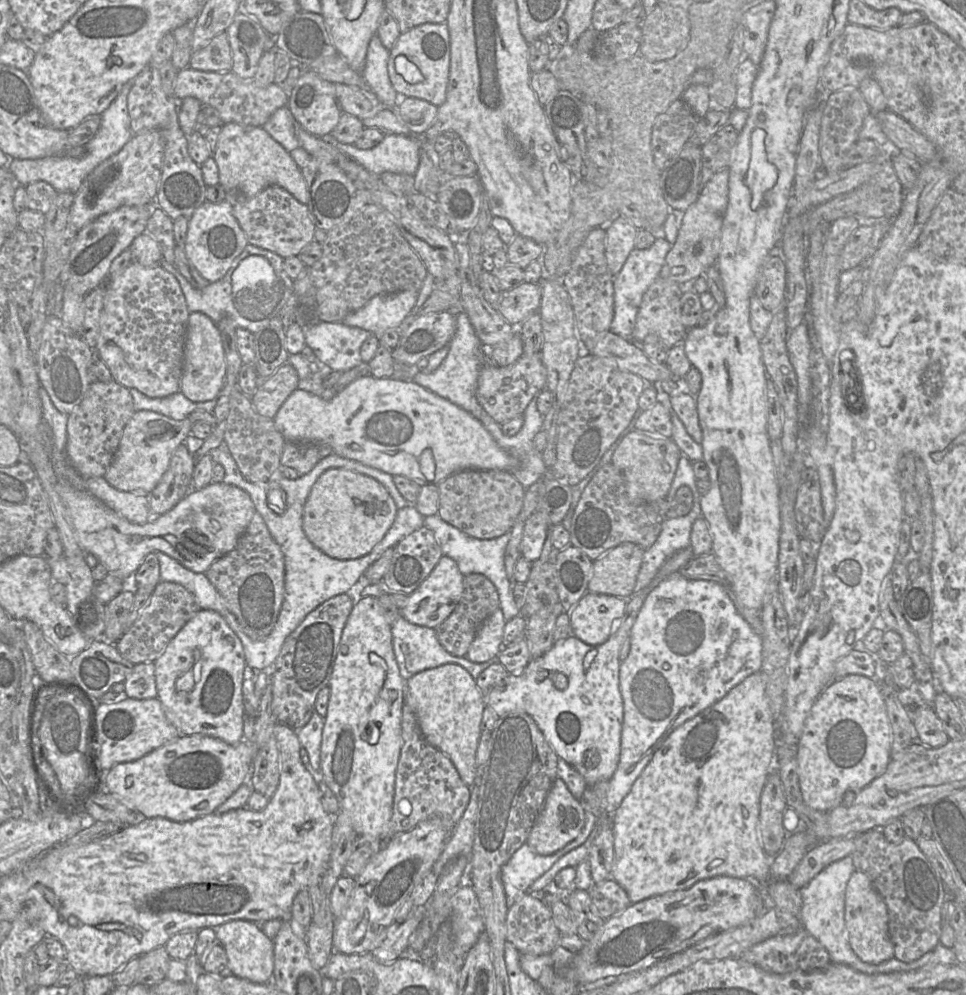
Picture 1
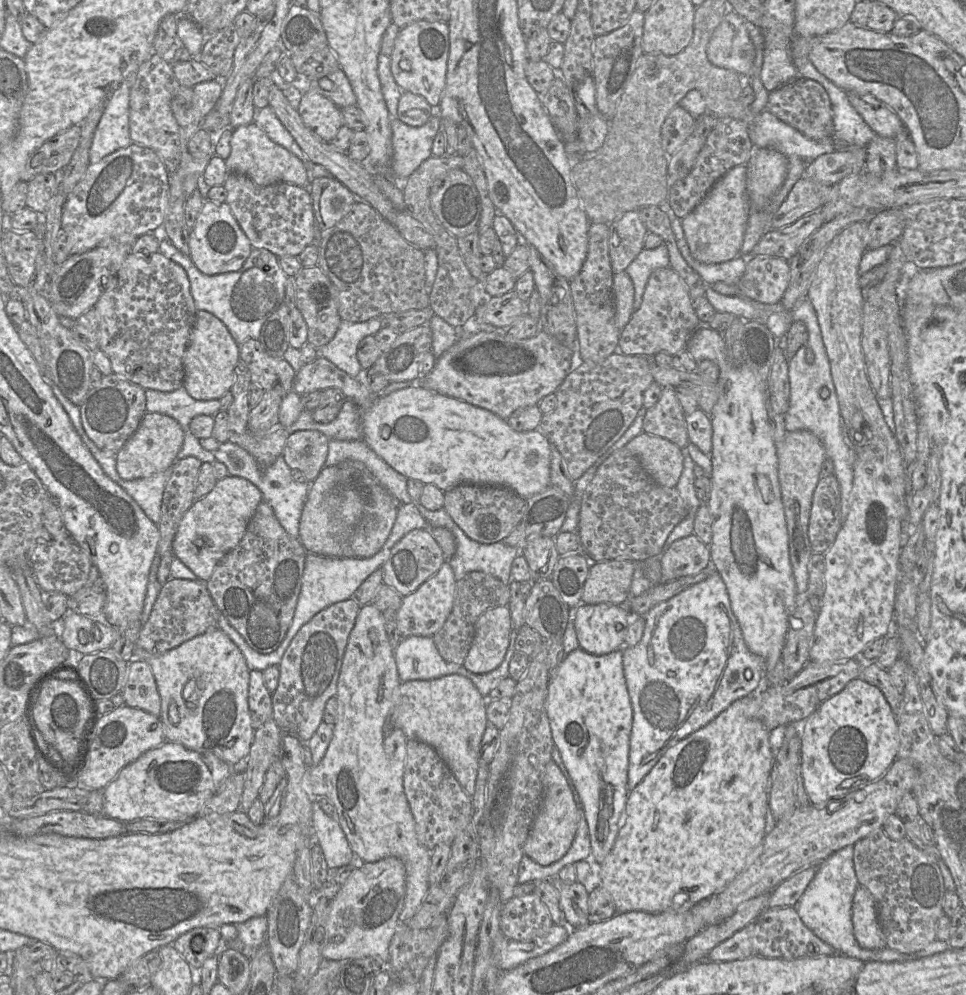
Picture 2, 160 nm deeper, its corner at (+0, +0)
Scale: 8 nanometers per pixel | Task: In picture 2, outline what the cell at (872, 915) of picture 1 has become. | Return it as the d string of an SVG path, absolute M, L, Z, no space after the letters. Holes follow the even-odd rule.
M861 885L853 897L852 924L855 939L861 948L879 950L886 946L876 903L868 889Z

